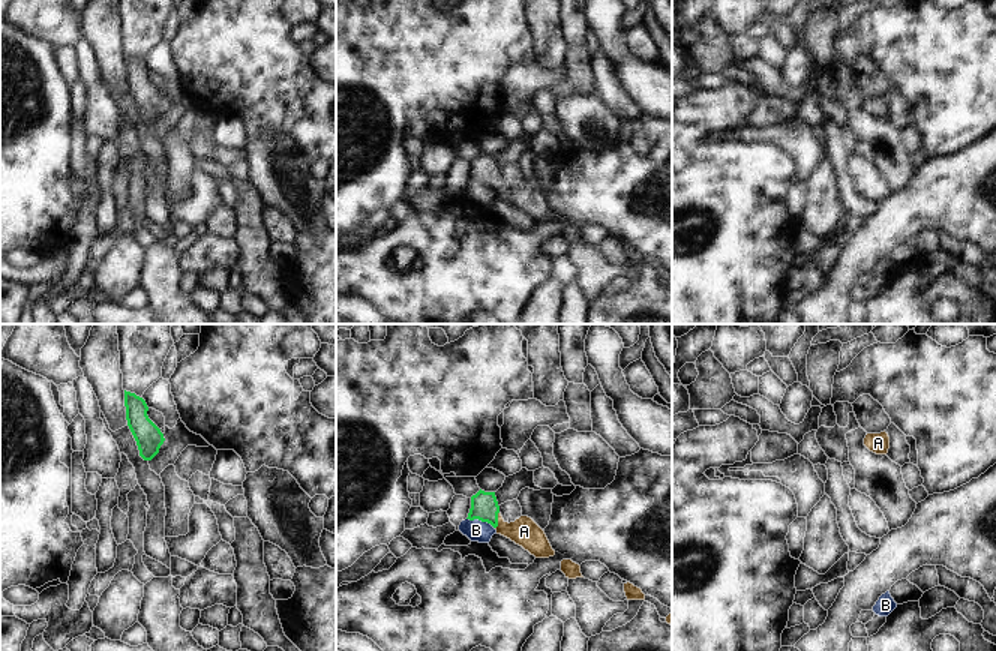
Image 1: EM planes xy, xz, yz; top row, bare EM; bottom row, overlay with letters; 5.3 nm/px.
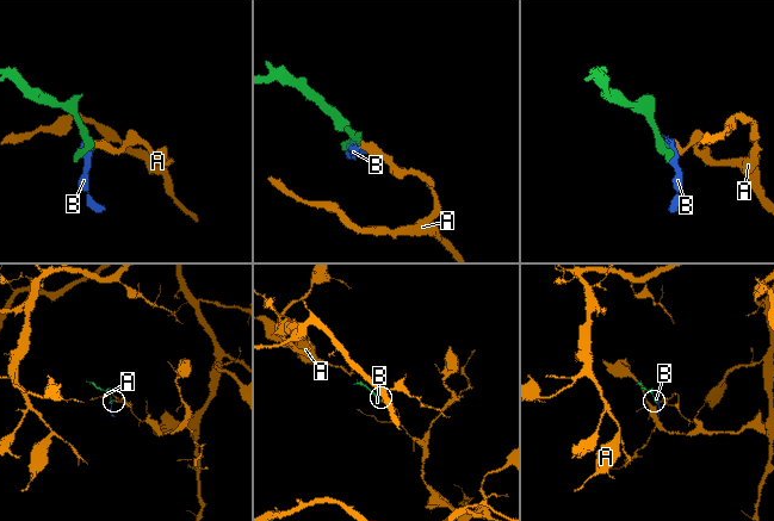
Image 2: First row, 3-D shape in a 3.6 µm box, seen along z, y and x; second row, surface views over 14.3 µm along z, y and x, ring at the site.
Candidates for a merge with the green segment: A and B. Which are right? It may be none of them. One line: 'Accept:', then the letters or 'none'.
Accept: A

